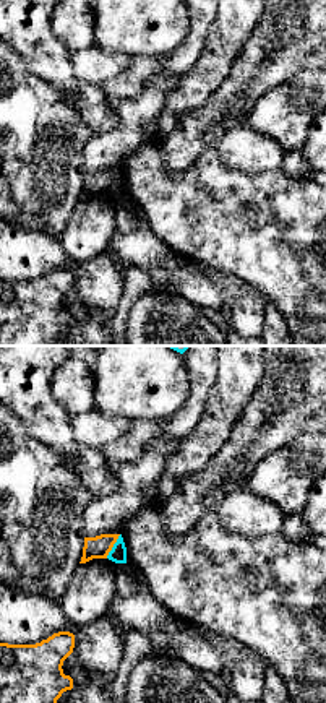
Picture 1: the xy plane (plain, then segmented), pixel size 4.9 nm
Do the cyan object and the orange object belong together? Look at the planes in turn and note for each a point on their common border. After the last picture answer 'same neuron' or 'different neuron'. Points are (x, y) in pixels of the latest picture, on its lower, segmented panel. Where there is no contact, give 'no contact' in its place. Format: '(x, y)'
(114, 546)

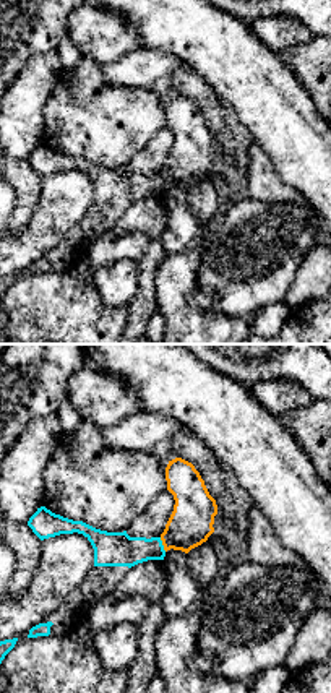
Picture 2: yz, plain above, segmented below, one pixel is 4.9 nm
(161, 544)

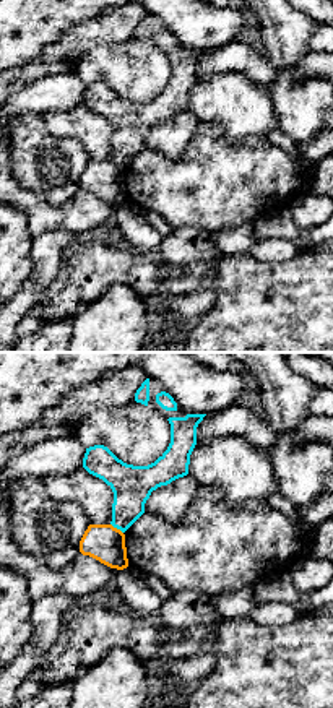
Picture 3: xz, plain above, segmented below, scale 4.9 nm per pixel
(117, 528)

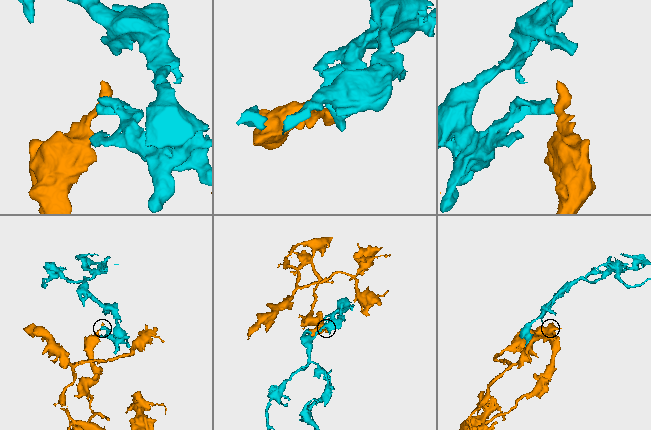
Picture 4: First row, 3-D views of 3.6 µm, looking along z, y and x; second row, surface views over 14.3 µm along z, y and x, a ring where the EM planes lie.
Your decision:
different neuron

